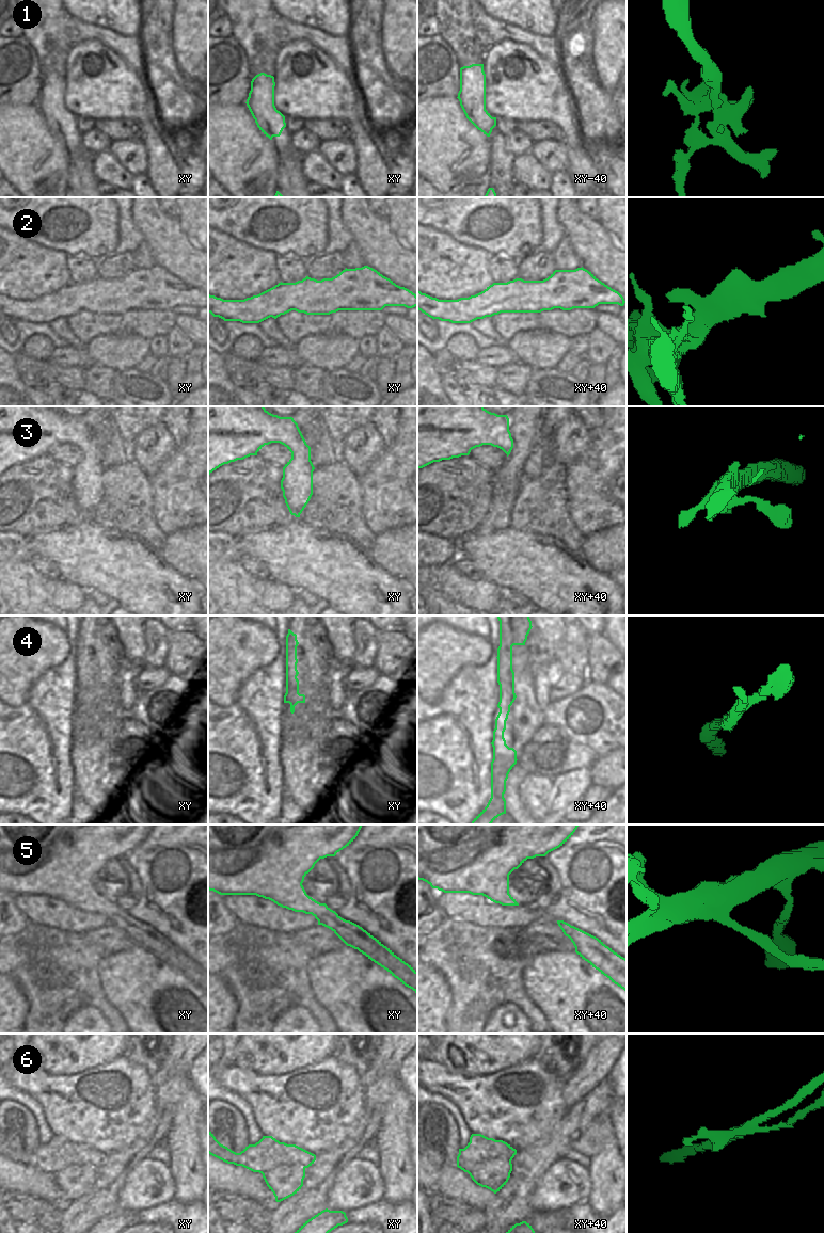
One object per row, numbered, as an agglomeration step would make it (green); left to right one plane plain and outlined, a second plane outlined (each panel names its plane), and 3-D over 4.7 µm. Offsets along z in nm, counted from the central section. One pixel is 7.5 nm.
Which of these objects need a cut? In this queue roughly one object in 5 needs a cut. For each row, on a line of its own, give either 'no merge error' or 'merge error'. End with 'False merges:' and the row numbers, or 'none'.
1: merge error
2: no merge error
3: no merge error
4: no merge error
5: merge error
6: merge error
False merges: 1, 5, 6

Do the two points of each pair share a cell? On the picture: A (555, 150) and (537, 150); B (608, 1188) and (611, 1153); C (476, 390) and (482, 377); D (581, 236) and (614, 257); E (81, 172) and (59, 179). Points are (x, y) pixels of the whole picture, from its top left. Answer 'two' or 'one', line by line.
A: one
B: one
C: two
D: one
E: two

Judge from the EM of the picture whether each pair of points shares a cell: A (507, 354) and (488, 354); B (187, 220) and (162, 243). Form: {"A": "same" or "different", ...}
{"A": "same", "B": "different"}

